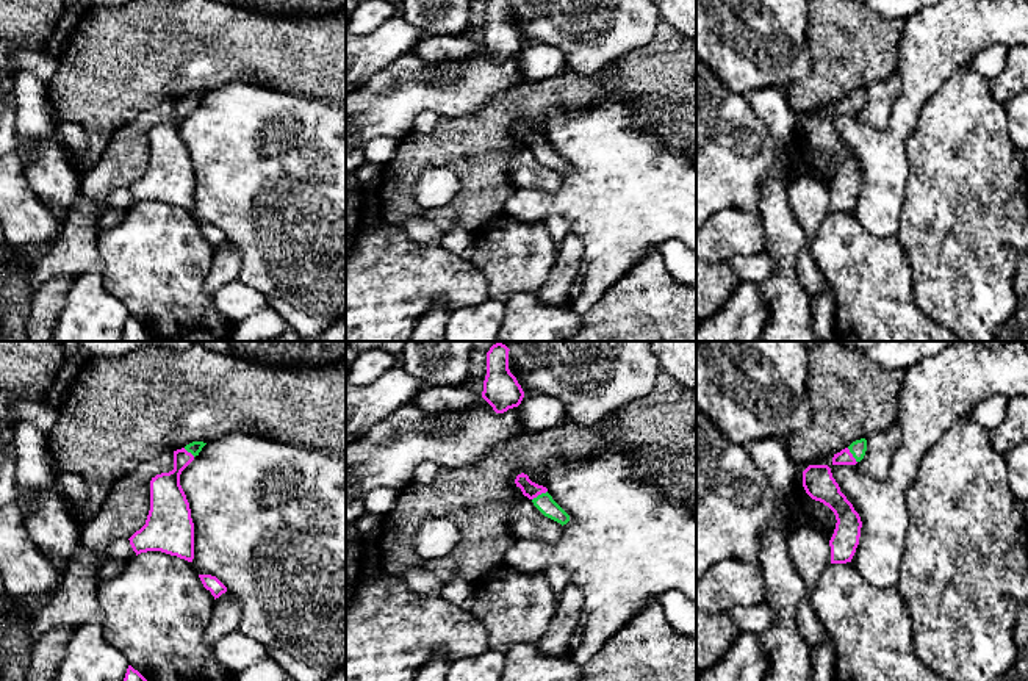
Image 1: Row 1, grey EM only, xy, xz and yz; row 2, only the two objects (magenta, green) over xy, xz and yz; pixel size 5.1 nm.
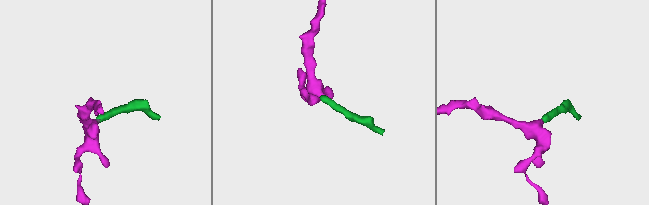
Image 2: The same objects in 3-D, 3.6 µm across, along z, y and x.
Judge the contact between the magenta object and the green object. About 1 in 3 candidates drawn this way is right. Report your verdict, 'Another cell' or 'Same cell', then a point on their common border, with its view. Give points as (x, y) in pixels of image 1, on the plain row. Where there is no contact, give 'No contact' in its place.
Same cell. Touches magenta at xz (539, 143)

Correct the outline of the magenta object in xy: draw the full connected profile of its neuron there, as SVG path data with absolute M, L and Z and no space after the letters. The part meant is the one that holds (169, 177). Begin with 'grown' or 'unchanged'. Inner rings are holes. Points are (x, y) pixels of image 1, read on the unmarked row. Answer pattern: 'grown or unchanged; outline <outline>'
grown; outline M192 91L174 100L174 119L152 127L150 160L146 174L128 188L136 205L161 200L192 211L194 172L189 152L180 135L180 124L205 94Z

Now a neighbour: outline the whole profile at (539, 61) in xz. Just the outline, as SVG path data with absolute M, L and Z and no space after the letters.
M526 44L519 53L519 72L524 83L541 83L566 72L566 58L559 47L549 44Z

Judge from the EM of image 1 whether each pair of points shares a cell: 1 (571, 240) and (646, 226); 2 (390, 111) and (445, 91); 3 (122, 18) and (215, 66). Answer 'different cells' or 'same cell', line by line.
1: different cells
2: same cell
3: same cell

